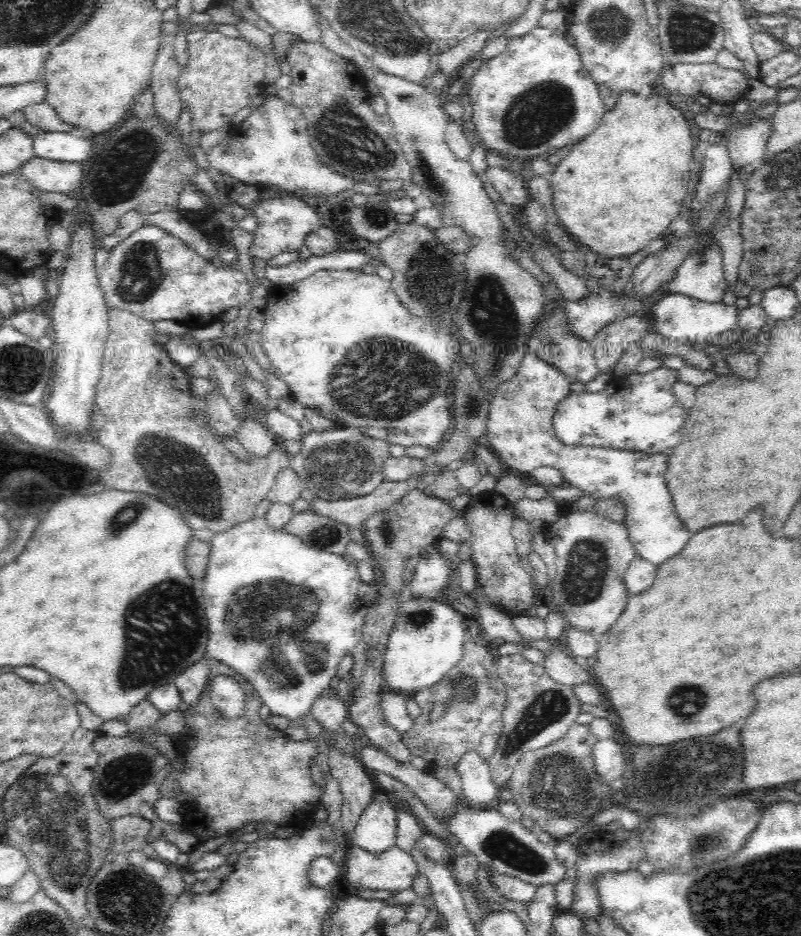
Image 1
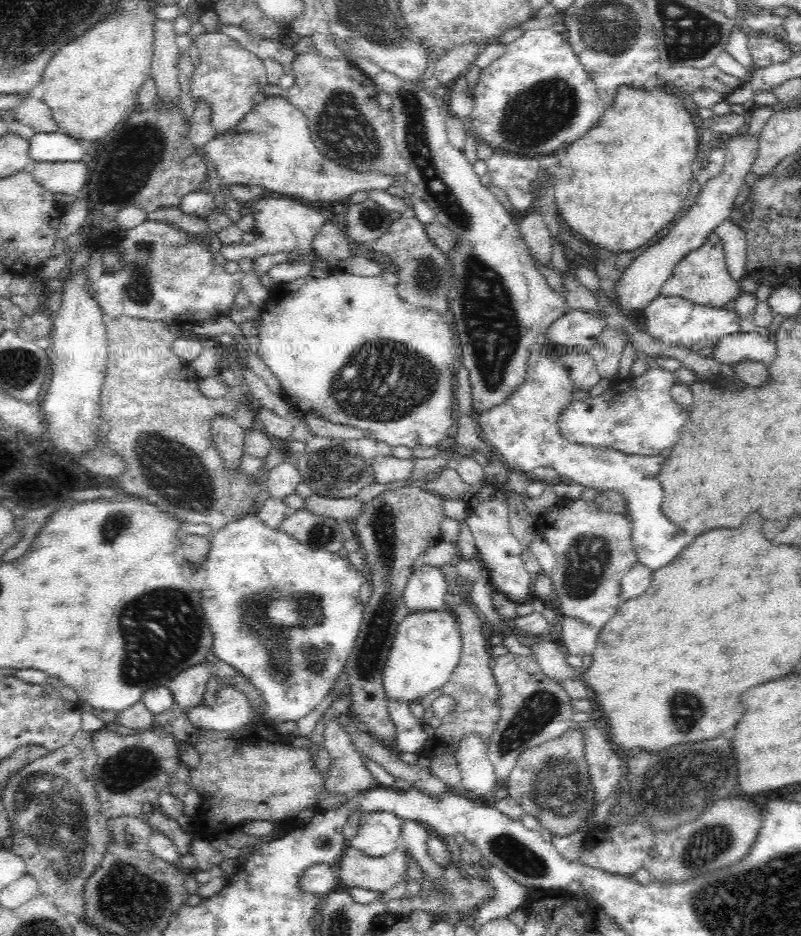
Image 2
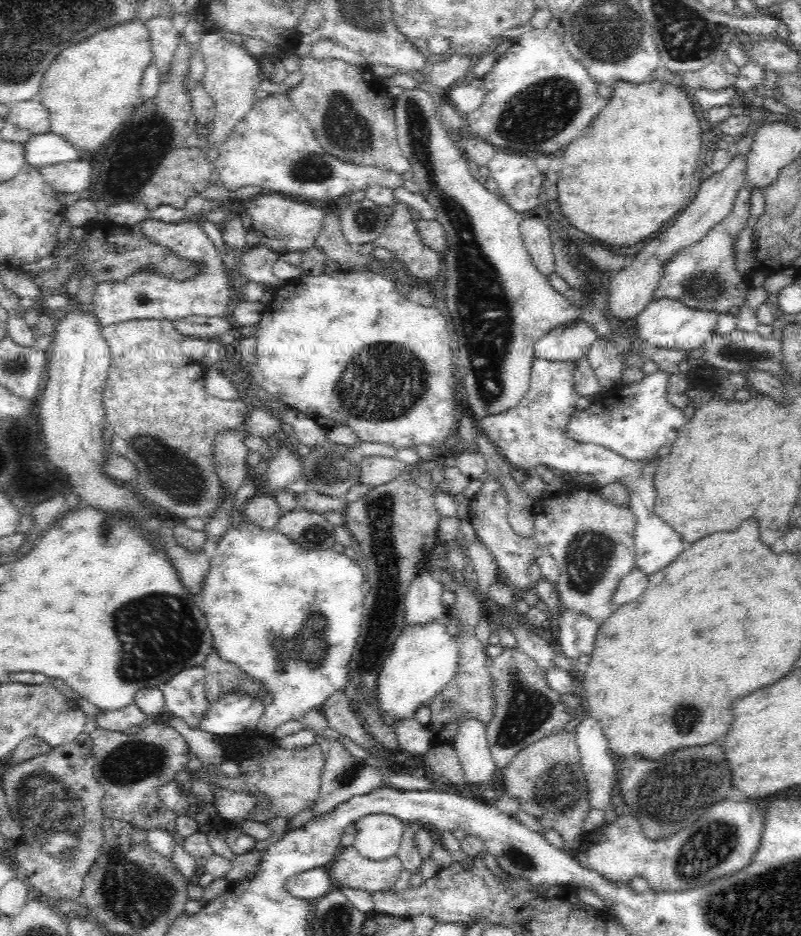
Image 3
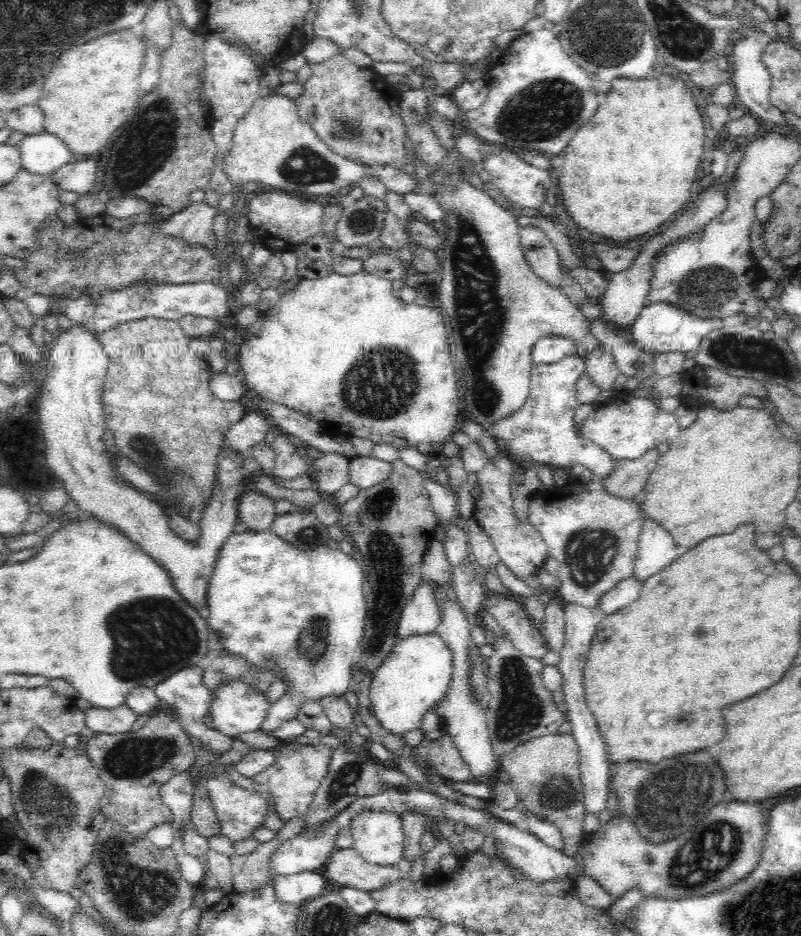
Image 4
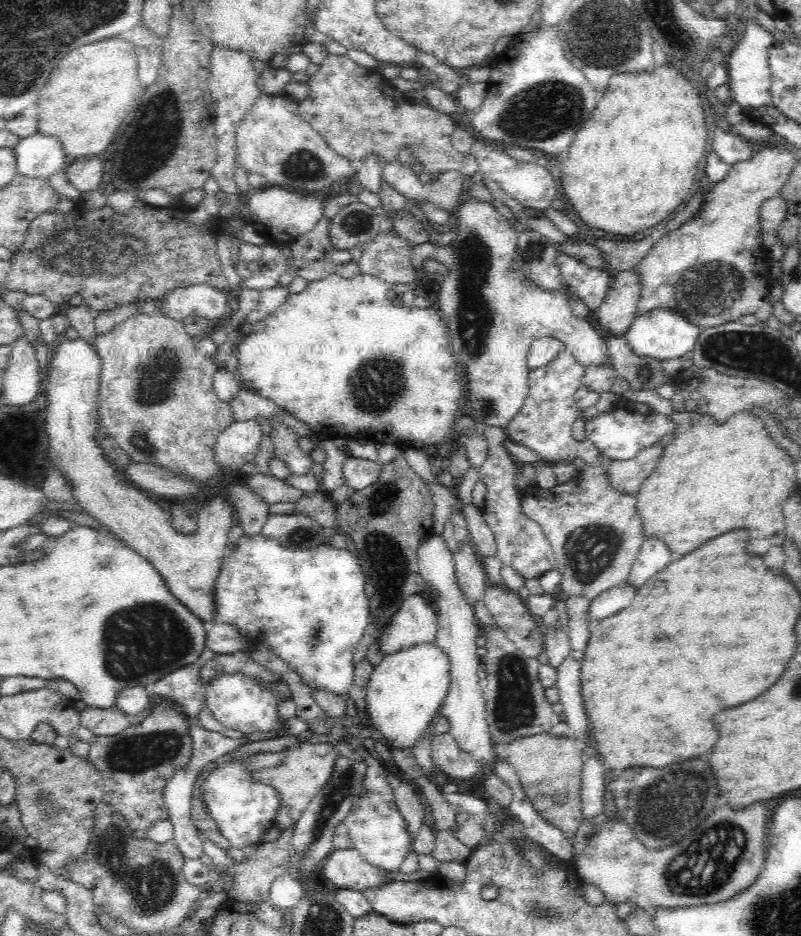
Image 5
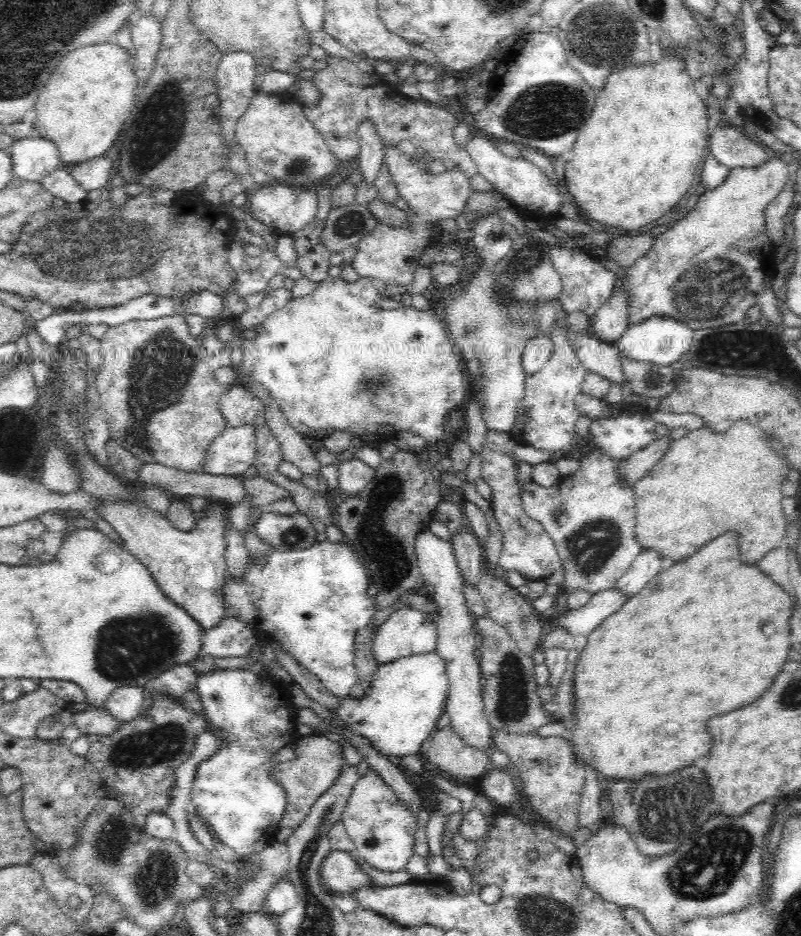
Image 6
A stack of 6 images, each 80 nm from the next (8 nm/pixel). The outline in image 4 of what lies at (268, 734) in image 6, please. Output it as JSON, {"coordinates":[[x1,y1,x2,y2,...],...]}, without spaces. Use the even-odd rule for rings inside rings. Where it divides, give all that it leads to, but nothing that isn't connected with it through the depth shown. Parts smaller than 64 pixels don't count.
{"coordinates":[[234,681,224,683,213,696,209,716,212,730,229,737,260,730,270,703,261,691],[222,773,218,778,212,778,205,782,208,790,210,802,214,807,214,812,218,821,220,821,221,833,227,836,232,843,244,840,244,838,253,838,252,830,264,825,264,816,270,804,269,795,264,789,262,792,251,792,250,790,242,790,230,780,228,773]]}

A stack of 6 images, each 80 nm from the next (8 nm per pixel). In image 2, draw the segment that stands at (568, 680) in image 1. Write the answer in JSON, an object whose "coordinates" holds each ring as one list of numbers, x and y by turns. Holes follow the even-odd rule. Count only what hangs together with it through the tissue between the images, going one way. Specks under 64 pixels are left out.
{"coordinates":[[548,636,538,638,537,643,534,643,530,649,546,676,558,682,582,678,584,669,573,667,566,661,567,656,558,648,556,638]]}

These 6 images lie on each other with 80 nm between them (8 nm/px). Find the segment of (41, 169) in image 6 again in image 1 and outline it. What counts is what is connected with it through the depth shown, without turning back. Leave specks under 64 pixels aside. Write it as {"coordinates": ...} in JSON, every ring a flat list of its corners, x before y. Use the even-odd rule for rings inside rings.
{"coordinates":[[44,131,33,141,35,156,58,162,82,162,92,150,90,136,77,131]]}

